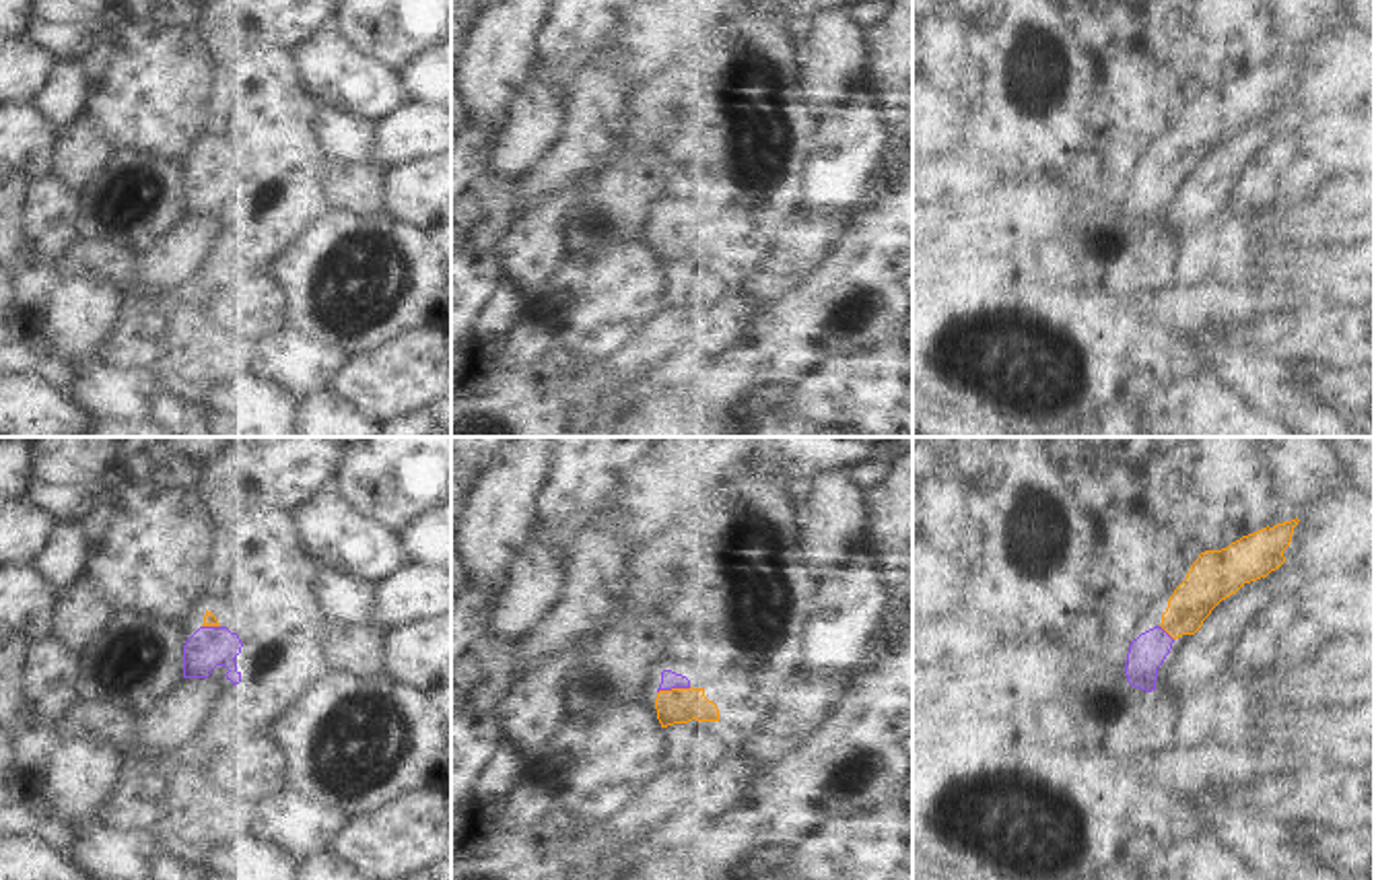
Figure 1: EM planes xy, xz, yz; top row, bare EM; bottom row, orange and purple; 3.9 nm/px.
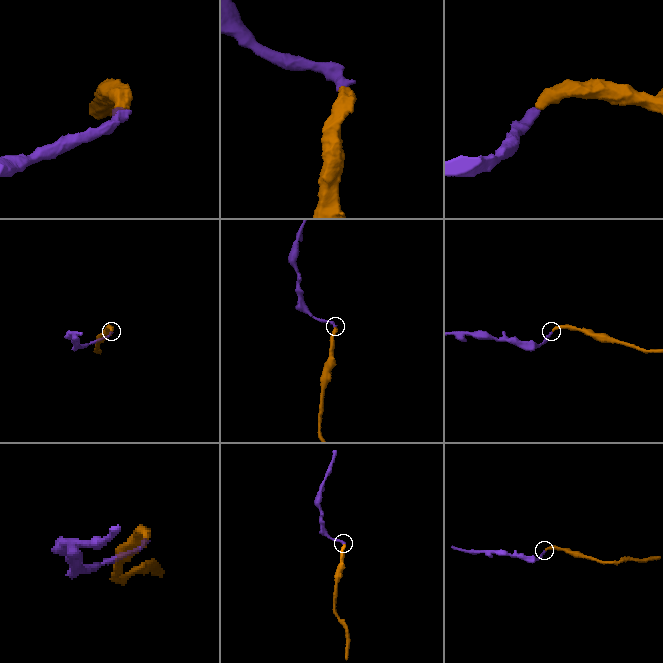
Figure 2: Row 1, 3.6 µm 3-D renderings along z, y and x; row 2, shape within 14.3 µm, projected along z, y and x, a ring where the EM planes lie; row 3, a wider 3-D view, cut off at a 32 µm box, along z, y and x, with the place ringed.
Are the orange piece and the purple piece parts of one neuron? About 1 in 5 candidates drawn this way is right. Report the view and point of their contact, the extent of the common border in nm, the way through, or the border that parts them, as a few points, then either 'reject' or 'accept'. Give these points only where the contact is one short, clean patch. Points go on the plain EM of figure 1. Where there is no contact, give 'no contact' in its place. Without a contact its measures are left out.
meets orange in xz at (674, 227); contact 140 nm long; runs through xz (678, 244), (674, 227), (670, 217); accept

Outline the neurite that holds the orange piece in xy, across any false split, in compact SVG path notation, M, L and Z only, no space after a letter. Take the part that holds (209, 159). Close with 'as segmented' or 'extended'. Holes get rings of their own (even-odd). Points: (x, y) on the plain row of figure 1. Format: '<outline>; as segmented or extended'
M206 148L204 163L183 183L183 216L208 216L216 204L225 204L227 218L241 221L235 196L241 192L241 177Z; extended

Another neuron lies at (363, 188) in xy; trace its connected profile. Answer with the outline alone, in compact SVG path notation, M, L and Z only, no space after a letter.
M379 163L342 165L328 171L330 192L338 206L350 206L363 214L387 214L389 169Z

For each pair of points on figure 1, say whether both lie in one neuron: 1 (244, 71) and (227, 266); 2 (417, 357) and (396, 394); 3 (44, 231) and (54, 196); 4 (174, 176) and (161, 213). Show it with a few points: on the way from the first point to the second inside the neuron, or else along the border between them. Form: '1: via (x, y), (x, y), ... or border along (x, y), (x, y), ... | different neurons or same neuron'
1: via (262, 120), (289, 182), (289, 194), (275, 217) | same neuron
2: via (417, 365), (396, 386) | same neuron
3: via (50, 223), (50, 205) | same neuron
4: via (165, 184), (161, 205) | same neuron

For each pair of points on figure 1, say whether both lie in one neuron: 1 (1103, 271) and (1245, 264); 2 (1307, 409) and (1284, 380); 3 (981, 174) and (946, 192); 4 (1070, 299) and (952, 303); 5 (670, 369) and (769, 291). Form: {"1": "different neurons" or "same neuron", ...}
{"1": "same neuron", "2": "same neuron", "3": "same neuron", "4": "same neuron", "5": "different neurons"}

